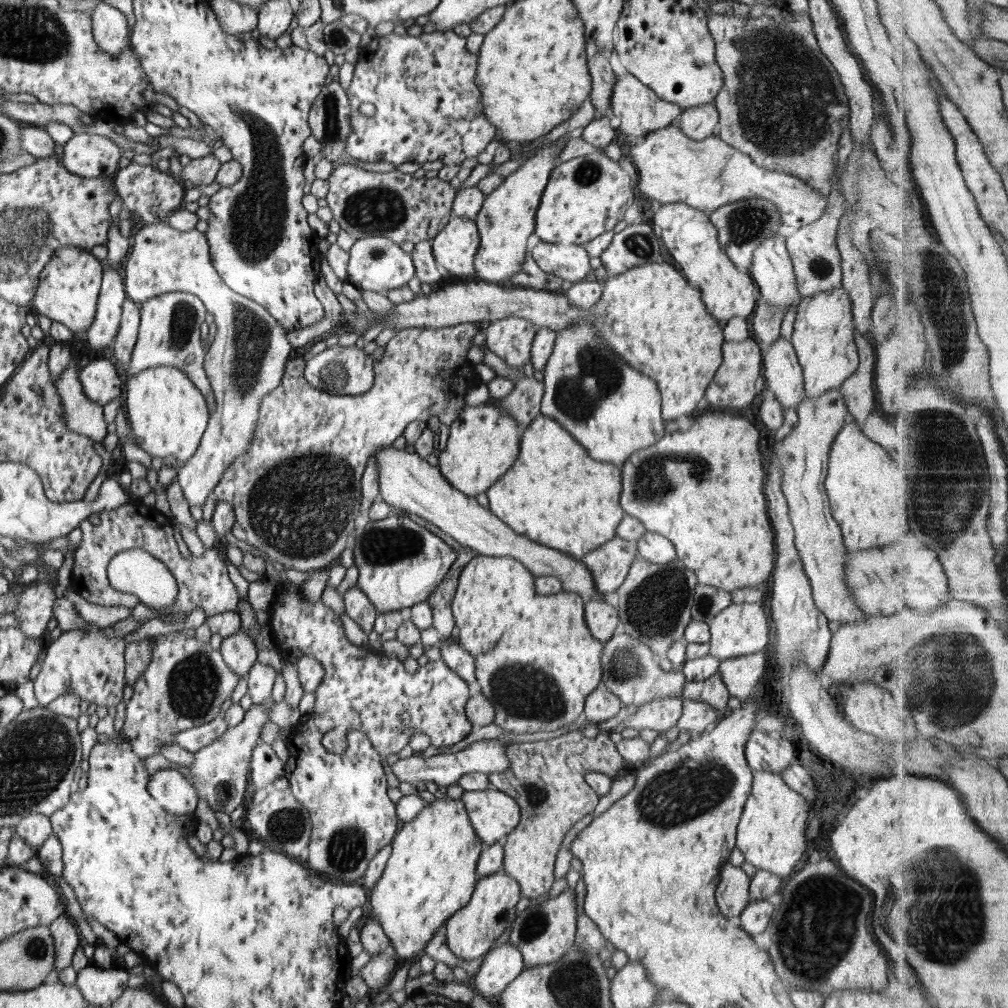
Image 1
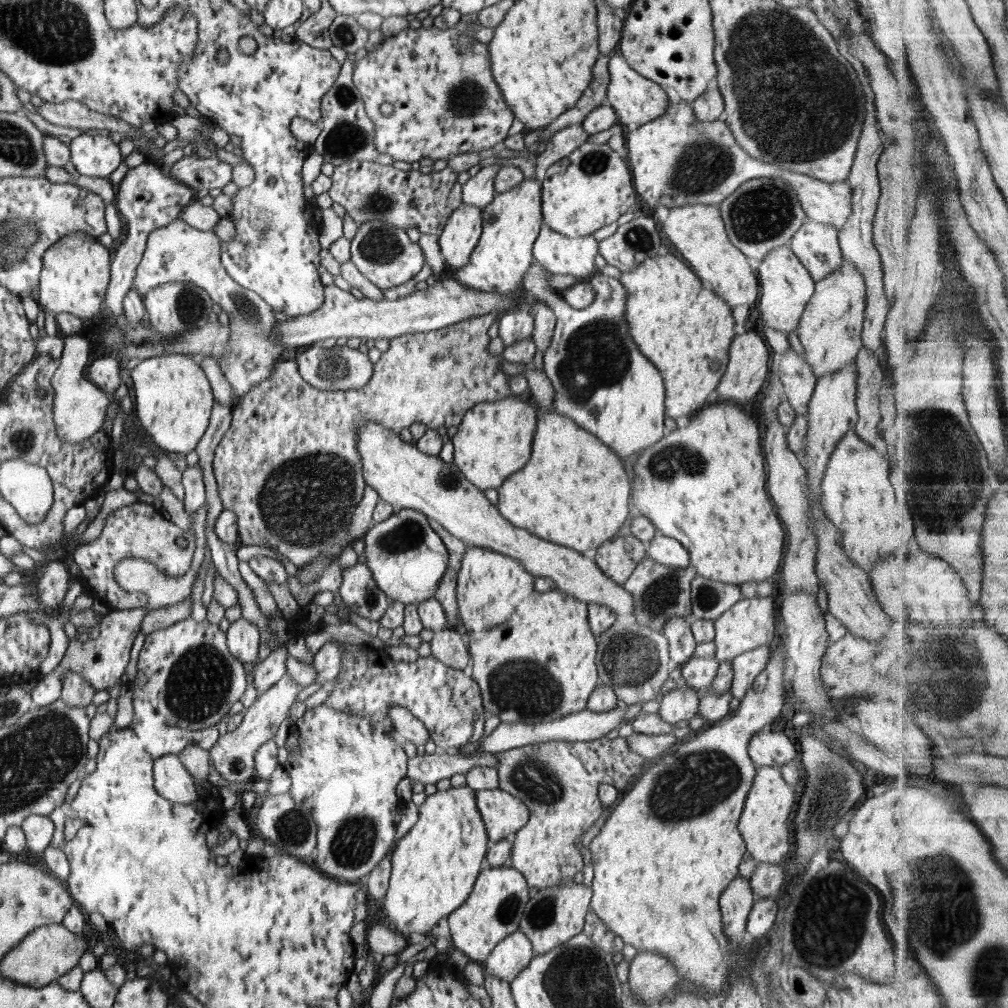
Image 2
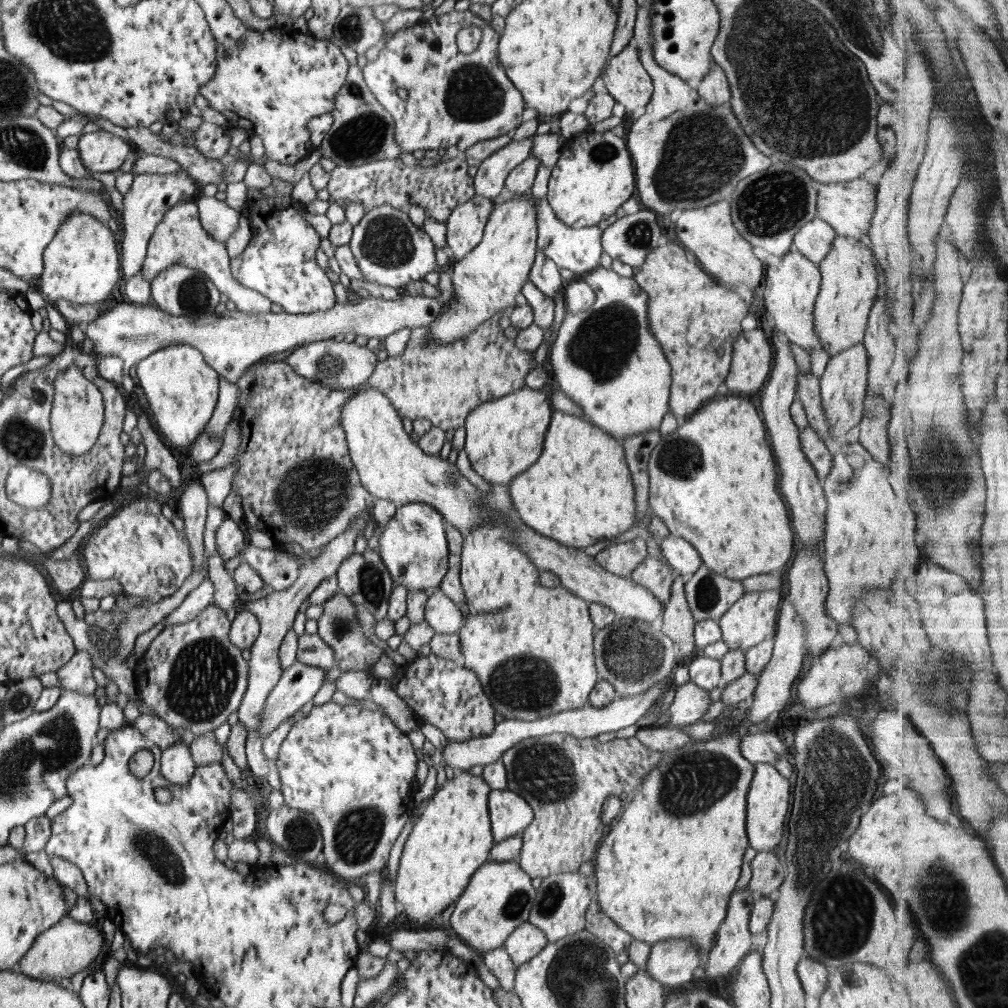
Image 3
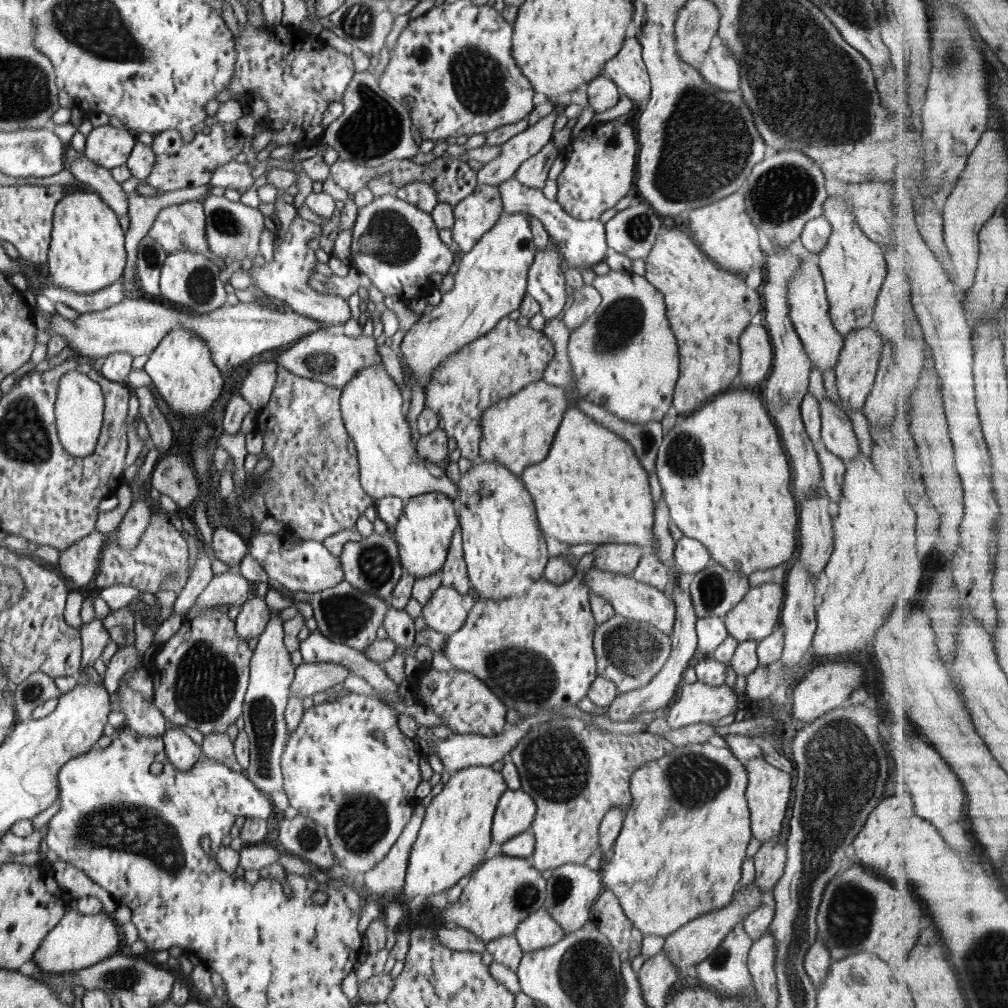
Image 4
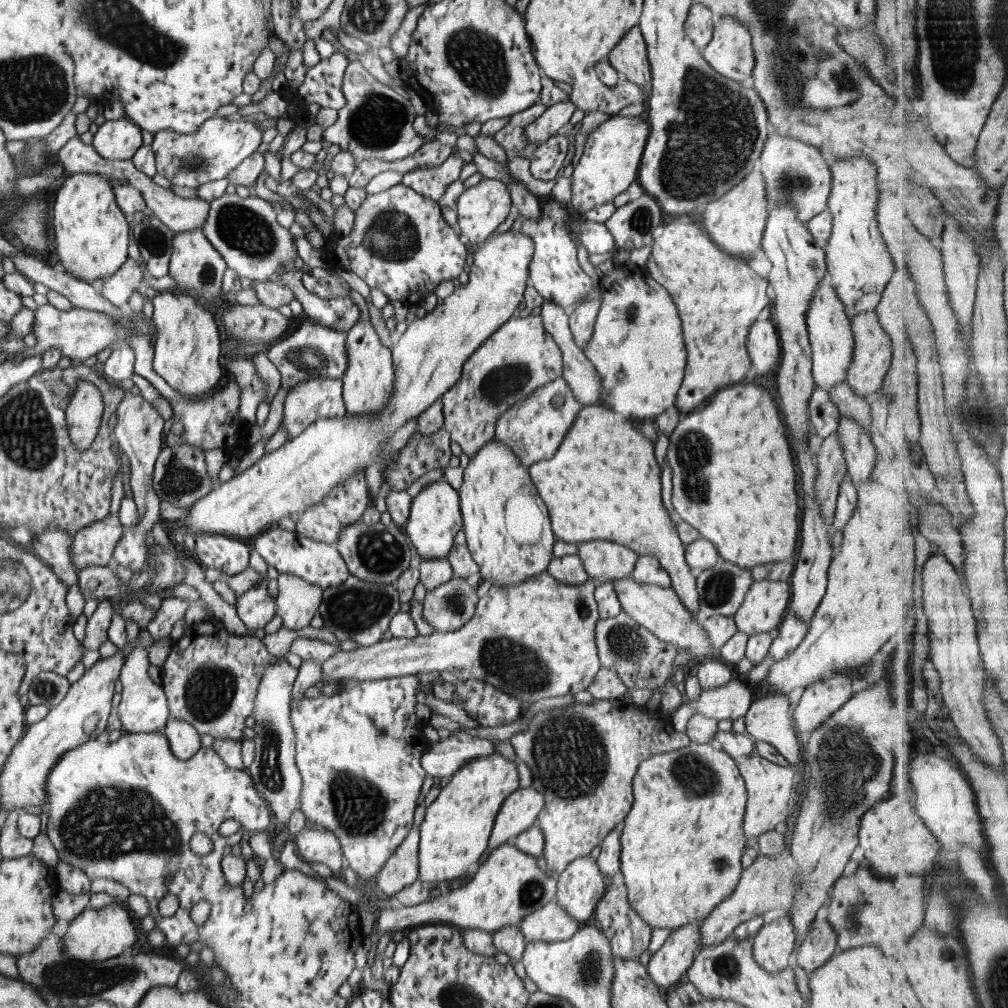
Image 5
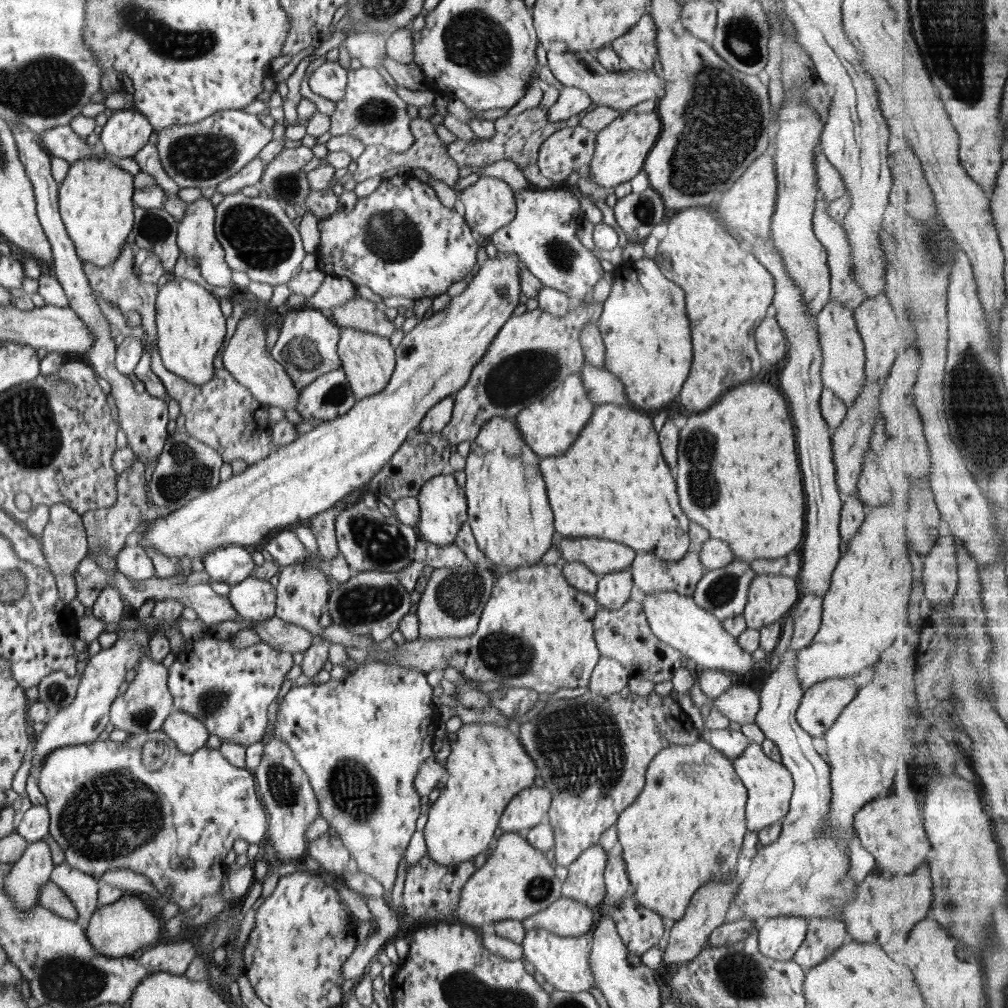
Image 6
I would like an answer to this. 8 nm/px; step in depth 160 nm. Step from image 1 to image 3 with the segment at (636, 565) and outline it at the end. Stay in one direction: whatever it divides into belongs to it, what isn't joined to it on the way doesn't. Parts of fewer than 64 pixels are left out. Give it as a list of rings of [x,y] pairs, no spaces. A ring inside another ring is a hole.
[[[647,555],[629,577],[658,597],[662,607],[670,602],[671,584],[675,575],[672,568],[662,558],[657,559]]]

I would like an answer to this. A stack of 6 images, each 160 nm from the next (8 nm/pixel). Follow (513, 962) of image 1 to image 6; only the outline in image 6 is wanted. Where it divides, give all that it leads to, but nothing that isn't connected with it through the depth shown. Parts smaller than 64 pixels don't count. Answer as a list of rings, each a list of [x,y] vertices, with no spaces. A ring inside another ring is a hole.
[[[561,896],[548,908],[521,923],[526,932],[540,928],[558,936],[578,937],[589,934],[594,928],[594,910],[583,902]]]

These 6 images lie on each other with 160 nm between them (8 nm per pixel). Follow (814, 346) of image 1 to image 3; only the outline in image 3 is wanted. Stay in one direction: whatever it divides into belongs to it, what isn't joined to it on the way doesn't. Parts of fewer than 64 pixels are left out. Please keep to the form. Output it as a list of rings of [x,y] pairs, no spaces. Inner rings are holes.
[[[838,235],[826,258],[820,262],[820,290],[813,310],[815,333],[830,357],[862,343],[869,312],[877,297],[878,272],[871,247],[858,239]]]

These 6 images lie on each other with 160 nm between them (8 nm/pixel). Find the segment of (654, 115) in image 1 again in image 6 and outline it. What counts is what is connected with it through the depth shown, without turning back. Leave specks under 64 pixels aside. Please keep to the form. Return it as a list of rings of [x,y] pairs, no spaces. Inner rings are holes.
[[[650,14],[642,18],[626,33],[615,38],[610,45],[631,69],[647,71],[658,61],[657,26]]]

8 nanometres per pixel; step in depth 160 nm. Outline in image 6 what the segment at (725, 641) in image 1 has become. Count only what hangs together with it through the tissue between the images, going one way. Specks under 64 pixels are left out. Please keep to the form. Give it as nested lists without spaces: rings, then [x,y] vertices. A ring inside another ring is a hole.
[[[756,574],[751,580],[742,614],[747,628],[760,630],[782,619],[799,598],[797,581],[797,577]]]

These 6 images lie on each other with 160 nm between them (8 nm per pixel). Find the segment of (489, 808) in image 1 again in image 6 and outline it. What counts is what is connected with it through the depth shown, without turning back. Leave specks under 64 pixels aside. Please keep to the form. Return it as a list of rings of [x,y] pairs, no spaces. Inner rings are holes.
[[[532,785],[521,790],[504,809],[499,828],[504,833],[526,834],[548,816],[552,800],[553,796],[545,786]]]

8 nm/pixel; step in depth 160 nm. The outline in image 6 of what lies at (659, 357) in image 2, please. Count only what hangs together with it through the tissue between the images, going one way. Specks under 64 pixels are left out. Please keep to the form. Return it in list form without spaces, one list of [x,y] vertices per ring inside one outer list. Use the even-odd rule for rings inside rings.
[[[696,206],[688,210],[678,211],[670,218],[668,233],[659,241],[654,262],[662,276],[675,282],[685,290],[686,314],[690,318],[690,328],[693,344],[693,359],[690,374],[684,381],[679,392],[680,405],[686,413],[708,410],[728,388],[746,380],[754,380],[752,376],[761,374],[763,362],[757,349],[755,330],[767,315],[768,307],[773,304],[775,293],[774,279],[768,270],[760,264],[752,251],[740,247],[739,236],[726,234],[725,226],[718,220],[716,212]]]

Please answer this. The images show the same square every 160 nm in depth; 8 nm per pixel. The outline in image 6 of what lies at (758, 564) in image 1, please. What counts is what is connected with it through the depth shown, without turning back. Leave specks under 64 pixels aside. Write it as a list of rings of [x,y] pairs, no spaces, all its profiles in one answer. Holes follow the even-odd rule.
[[[740,383],[740,386],[736,386],[734,390],[730,390],[730,392],[726,392],[722,398],[720,398],[720,402],[716,404],[716,406],[712,406],[710,410],[706,410],[704,414],[700,412],[700,414],[696,414],[696,416],[690,416],[688,418],[687,423],[680,429],[680,442],[678,445],[678,468],[676,471],[676,479],[677,482],[677,493],[679,496],[679,503],[682,507],[682,510],[686,513],[686,516],[694,521],[696,524],[700,524],[708,530],[710,539],[718,539],[724,542],[727,542],[730,545],[730,548],[733,550],[736,559],[744,558],[744,560],[756,560],[763,558],[780,558],[790,554],[792,551],[797,550],[800,542],[802,542],[802,538],[805,536],[805,511],[806,511],[806,500],[805,500],[805,492],[802,490],[802,472],[800,472],[800,468],[798,468],[798,456],[796,456],[796,442],[794,442],[794,426],[792,426],[792,418],[790,418],[790,412],[788,412],[788,406],[786,406],[786,400],[784,400],[784,396],[774,388],[774,386],[770,386],[770,384],[744,384]]]

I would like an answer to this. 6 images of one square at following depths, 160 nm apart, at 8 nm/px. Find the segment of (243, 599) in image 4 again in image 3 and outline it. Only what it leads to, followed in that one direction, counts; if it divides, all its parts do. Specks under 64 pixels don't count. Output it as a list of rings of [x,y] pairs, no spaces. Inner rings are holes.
[[[206,577],[198,588],[195,588],[186,596],[184,601],[166,619],[165,626],[174,626],[189,622],[204,611],[204,608],[211,606],[214,601],[215,586],[212,580]]]

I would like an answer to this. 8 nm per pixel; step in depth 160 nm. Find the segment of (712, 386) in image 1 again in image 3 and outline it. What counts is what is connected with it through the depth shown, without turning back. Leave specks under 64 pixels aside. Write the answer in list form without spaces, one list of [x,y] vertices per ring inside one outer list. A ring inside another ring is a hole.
[[[753,329],[751,331],[739,333],[733,344],[733,357],[726,385],[732,392],[742,392],[744,396],[750,396],[758,392],[764,386],[770,368],[772,368],[772,344],[768,343],[768,338],[764,335],[765,329]]]

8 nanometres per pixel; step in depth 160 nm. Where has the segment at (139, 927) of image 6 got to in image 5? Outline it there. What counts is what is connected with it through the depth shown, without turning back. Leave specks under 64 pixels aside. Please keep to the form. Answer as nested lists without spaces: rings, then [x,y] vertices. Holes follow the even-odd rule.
[[[114,900],[108,906],[101,909],[84,909],[72,922],[62,925],[63,949],[67,957],[80,959],[81,961],[102,962],[109,958],[114,958],[120,954],[129,953],[131,946],[138,942],[138,926],[134,924],[133,917],[129,910],[125,910],[122,905]]]

